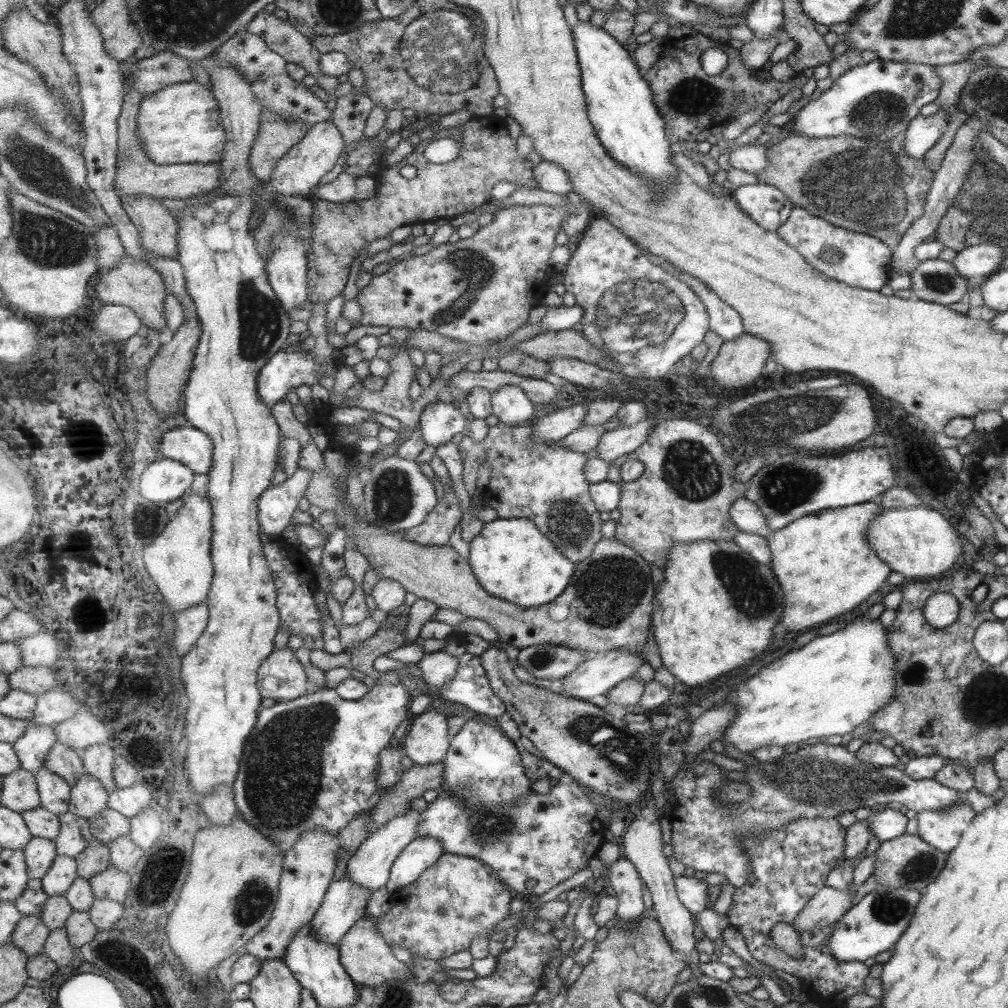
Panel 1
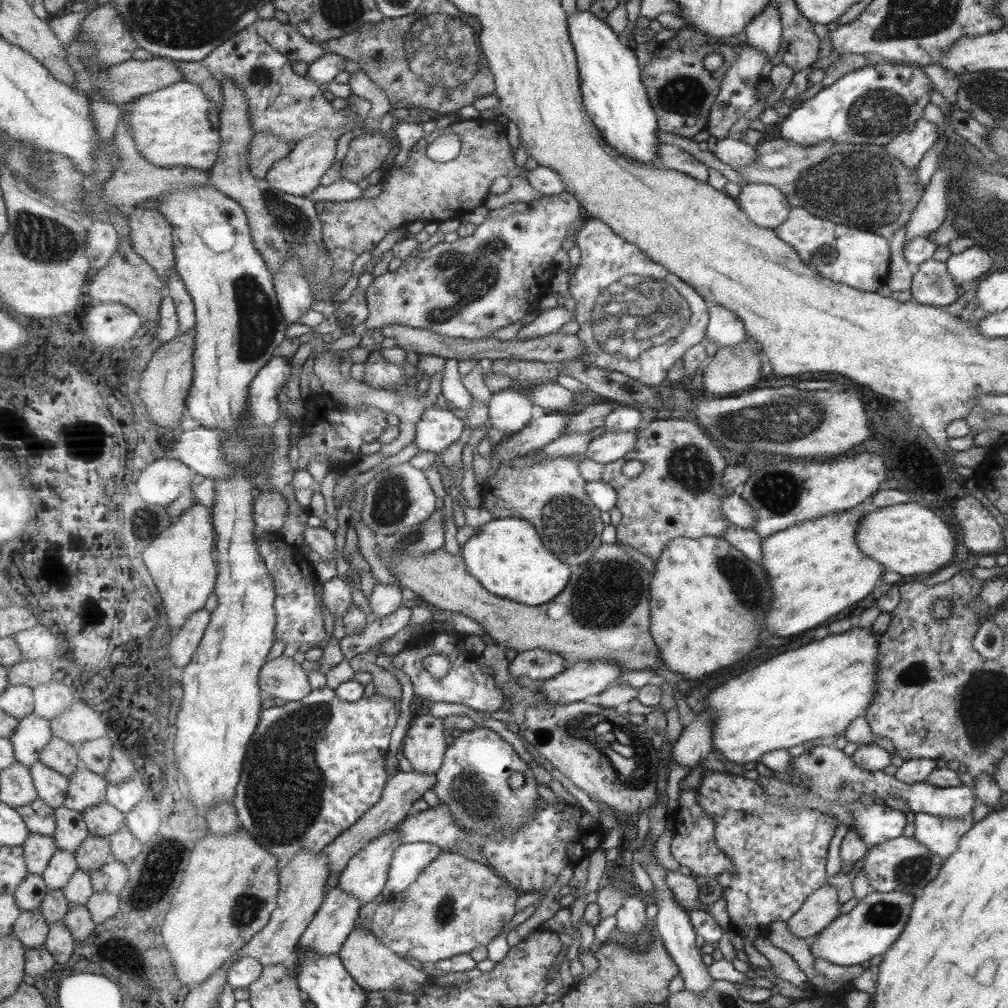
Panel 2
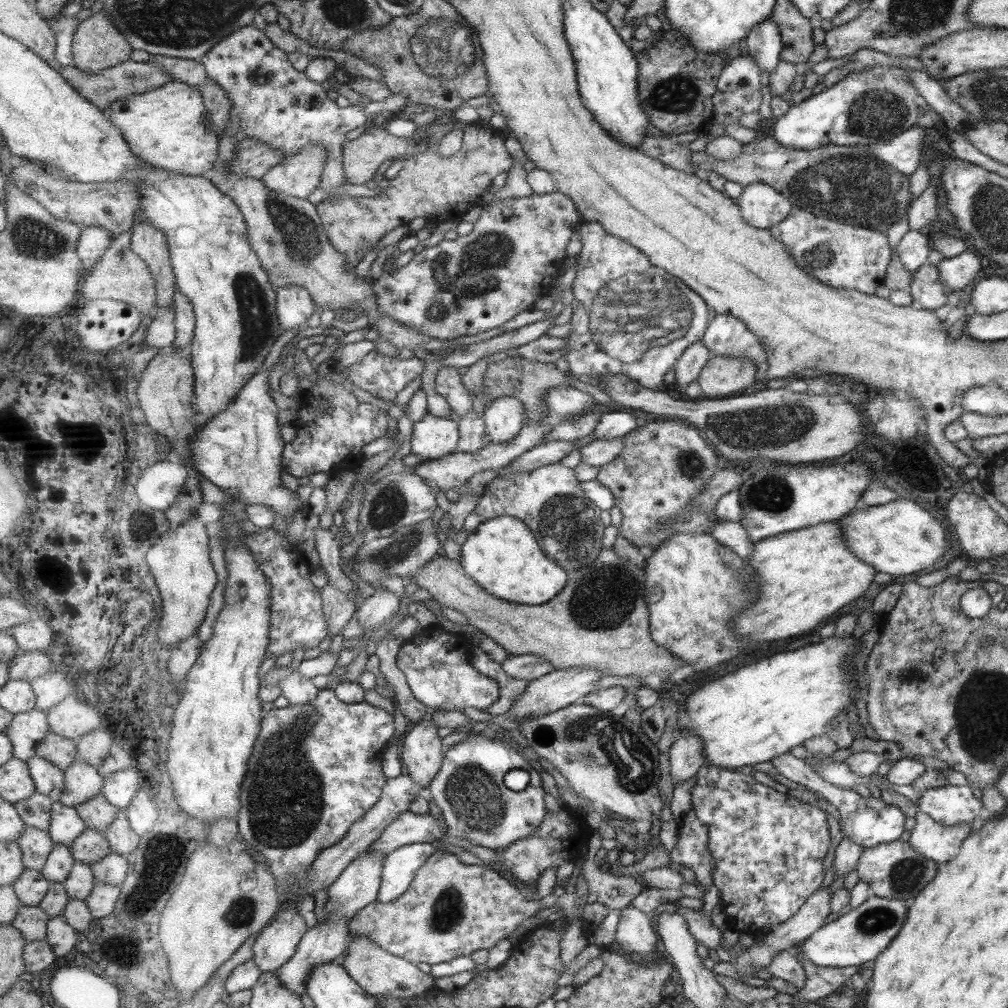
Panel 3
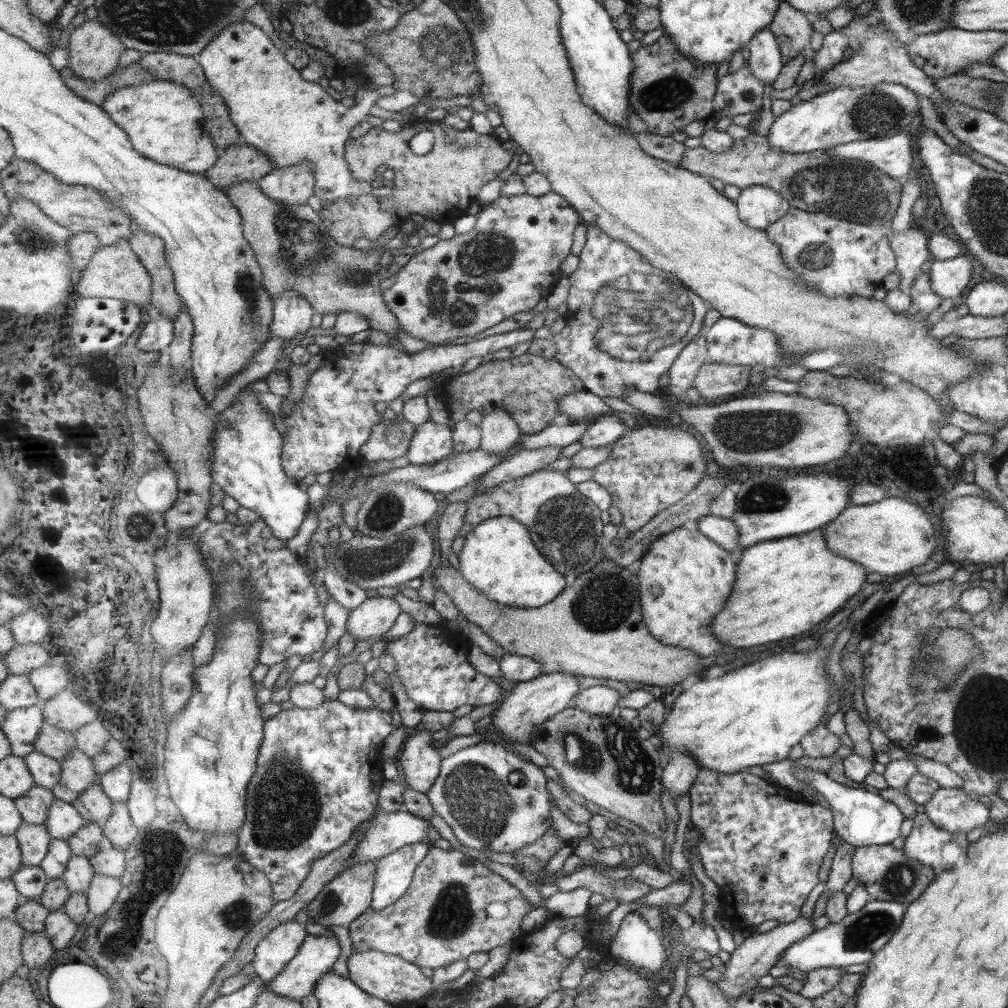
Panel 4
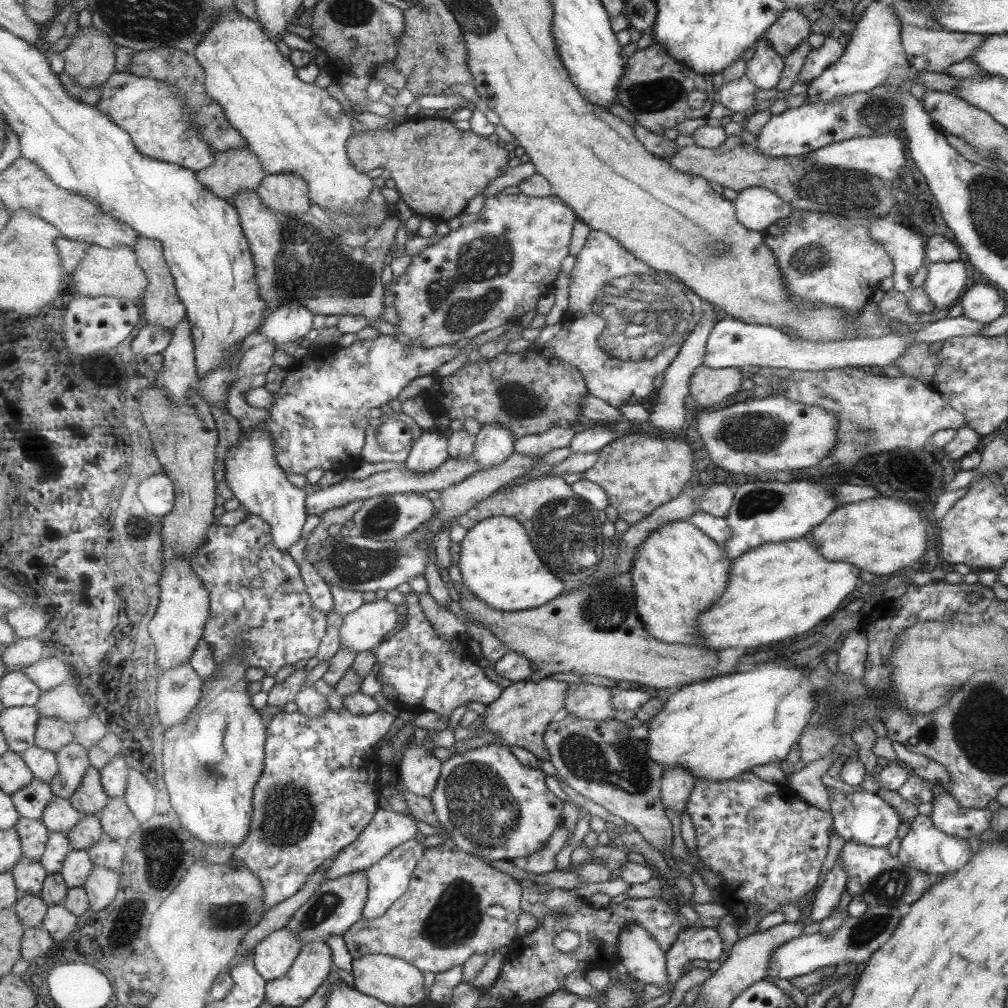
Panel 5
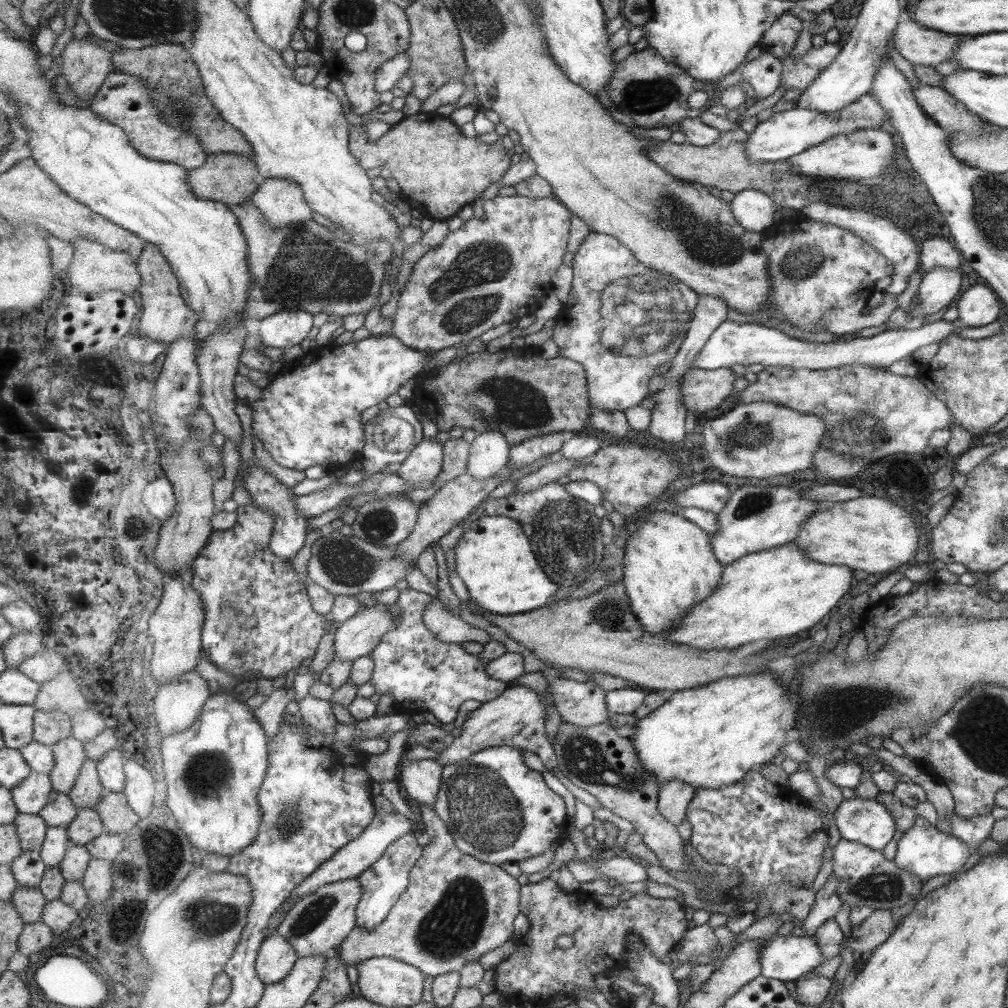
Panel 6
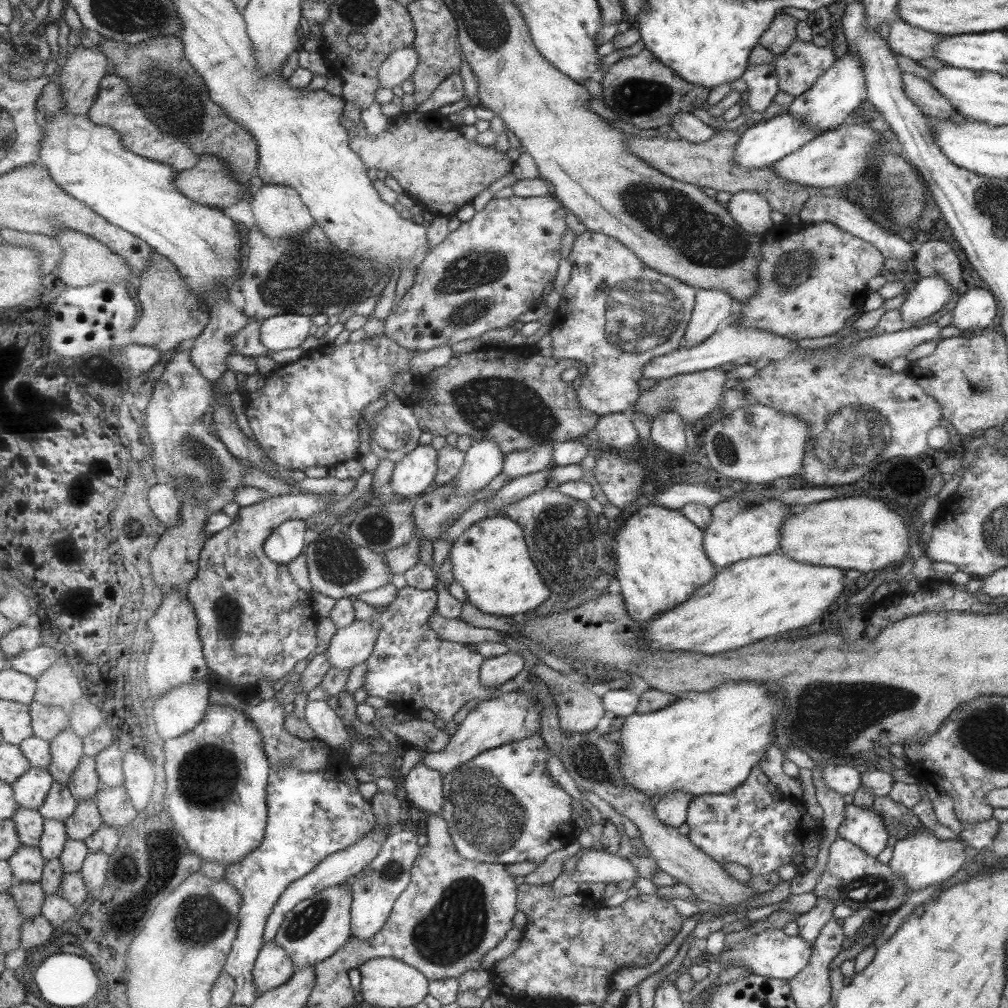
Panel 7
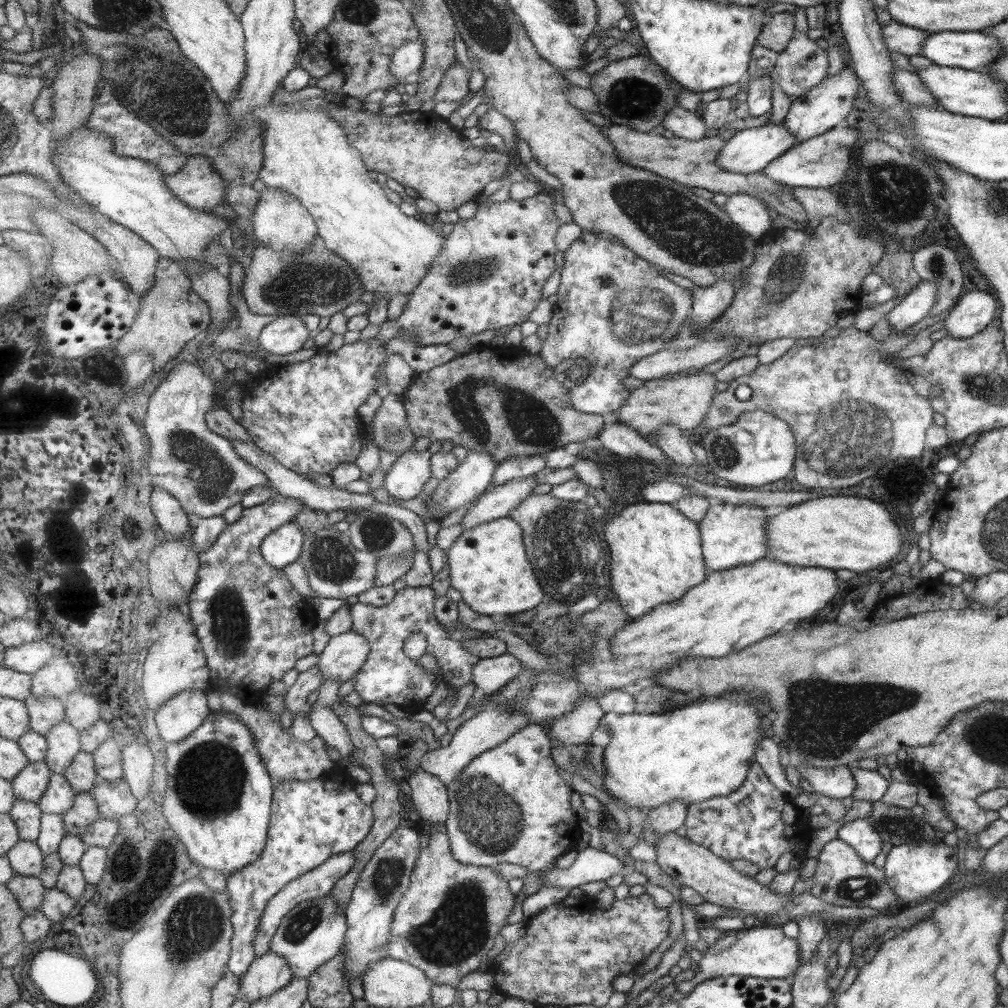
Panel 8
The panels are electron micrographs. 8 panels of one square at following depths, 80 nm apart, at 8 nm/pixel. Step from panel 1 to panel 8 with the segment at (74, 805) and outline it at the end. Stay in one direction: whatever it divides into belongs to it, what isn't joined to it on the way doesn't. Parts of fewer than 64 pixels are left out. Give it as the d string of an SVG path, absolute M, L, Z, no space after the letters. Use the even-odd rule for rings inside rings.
M66 720L54 726L46 737L49 750L45 762L53 774L65 775L65 770L82 751L82 734Z

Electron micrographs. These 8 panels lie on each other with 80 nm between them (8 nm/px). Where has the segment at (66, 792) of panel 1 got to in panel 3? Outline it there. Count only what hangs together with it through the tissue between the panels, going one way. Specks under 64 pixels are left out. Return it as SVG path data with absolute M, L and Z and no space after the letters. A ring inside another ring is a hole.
M35 756L28 762L36 791L49 796L53 803L60 802L64 792L64 773L53 762Z

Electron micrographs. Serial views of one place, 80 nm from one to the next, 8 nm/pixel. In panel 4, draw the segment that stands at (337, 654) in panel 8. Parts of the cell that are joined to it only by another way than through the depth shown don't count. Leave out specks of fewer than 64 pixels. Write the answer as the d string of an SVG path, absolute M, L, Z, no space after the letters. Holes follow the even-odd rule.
M380 592L376 597L369 597L359 608L352 611L348 632L357 636L358 641L381 636L395 626L402 611L403 607L393 592Z

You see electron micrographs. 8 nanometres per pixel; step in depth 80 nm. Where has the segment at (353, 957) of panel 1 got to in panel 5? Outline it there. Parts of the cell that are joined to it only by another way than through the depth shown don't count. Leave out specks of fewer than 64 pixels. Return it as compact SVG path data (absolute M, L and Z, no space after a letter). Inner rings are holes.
M372 954L352 961L354 984L357 990L377 997L393 1006L416 1006L428 1000L423 971L401 957Z

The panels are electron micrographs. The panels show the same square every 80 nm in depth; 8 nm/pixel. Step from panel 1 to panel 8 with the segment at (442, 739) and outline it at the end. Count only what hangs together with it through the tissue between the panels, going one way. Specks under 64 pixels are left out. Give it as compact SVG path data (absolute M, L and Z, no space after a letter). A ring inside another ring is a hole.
M419 769L415 775L408 777L407 782L420 818L430 823L431 827L437 823L443 826L443 823L449 820L451 810L447 786L441 779Z

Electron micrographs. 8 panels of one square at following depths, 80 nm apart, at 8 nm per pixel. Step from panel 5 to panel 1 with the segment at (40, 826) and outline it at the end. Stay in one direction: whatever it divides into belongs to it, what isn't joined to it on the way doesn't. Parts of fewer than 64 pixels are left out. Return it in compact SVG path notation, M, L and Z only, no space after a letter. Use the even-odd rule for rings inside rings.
M34 837L24 849L30 878L43 880L58 857L56 842L47 838Z

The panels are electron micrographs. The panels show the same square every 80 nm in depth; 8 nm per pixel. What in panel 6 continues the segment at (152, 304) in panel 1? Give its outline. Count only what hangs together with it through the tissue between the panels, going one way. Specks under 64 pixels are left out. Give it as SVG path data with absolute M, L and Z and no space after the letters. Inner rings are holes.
M80 238L74 243L76 255L71 266L71 286L80 292L103 292L107 290L119 290L132 297L135 292L143 285L141 271L134 256L128 252L119 252L97 242Z

